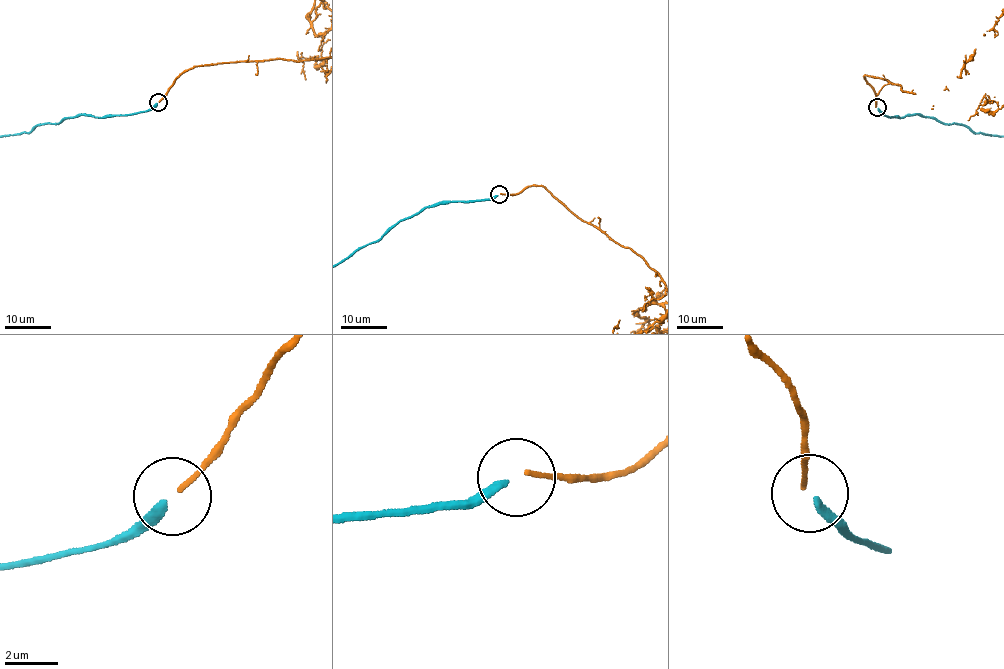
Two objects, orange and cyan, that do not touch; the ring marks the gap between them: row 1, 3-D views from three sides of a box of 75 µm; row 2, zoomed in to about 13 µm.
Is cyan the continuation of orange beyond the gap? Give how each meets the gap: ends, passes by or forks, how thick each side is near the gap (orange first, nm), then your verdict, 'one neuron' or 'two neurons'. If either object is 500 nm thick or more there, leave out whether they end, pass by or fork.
orange ends there; cyan ends there; 180 nm thick on the orange side, 280 nm on the other; two neurons

